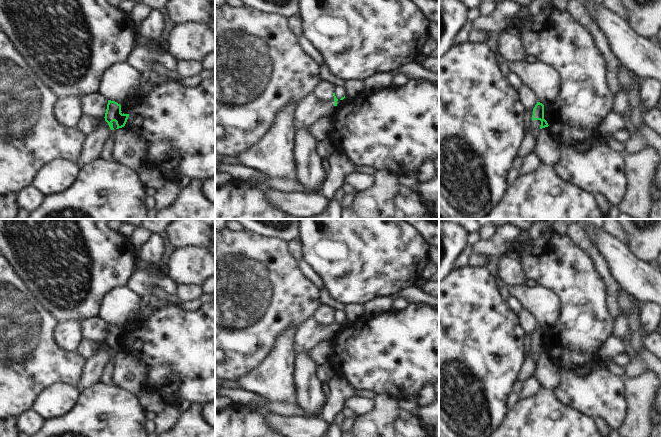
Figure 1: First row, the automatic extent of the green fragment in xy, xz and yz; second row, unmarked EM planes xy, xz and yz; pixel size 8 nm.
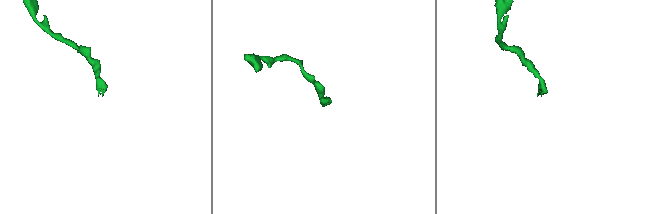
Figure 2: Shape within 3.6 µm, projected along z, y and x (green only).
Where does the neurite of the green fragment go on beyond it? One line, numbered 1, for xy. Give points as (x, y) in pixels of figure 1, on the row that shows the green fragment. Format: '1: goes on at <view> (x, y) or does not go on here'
1: goes on at xy (114, 123)

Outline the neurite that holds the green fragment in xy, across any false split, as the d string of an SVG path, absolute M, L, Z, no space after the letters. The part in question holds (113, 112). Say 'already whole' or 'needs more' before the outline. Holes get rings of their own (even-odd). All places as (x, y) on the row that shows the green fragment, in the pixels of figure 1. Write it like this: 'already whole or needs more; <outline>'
needs more; M108 100L107 109L105 113L105 121L108 123L111 131L111 137L115 129L125 126L129 114L121 113L121 105L115 101Z

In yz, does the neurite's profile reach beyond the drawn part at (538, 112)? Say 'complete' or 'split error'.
split error

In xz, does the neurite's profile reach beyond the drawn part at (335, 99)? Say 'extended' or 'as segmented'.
extended

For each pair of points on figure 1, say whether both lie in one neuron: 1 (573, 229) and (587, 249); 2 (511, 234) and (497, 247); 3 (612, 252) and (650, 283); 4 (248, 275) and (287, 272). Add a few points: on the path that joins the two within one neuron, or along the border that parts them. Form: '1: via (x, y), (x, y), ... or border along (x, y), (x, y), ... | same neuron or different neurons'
1: via (576, 234), (584, 244) | same neuron
2: via (508, 236), (500, 244) | same neuron
3: via (621, 261), (641, 280) | same neuron
4: via (258, 275), (277, 275) | same neuron

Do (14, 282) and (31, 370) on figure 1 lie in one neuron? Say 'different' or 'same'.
same

